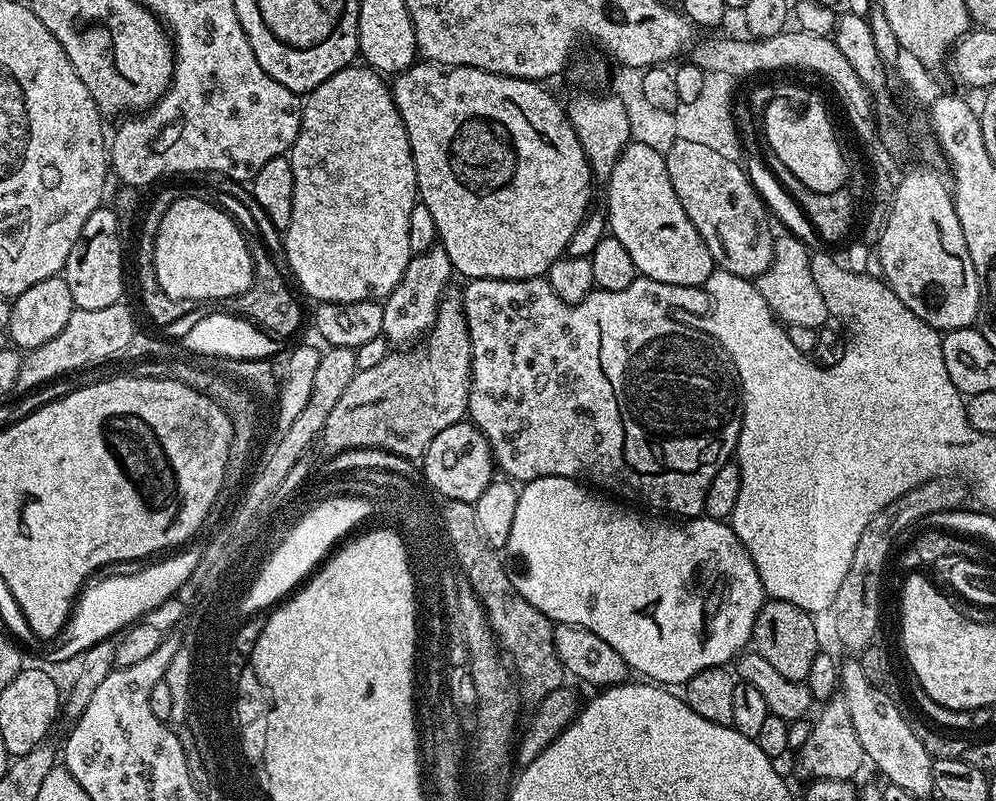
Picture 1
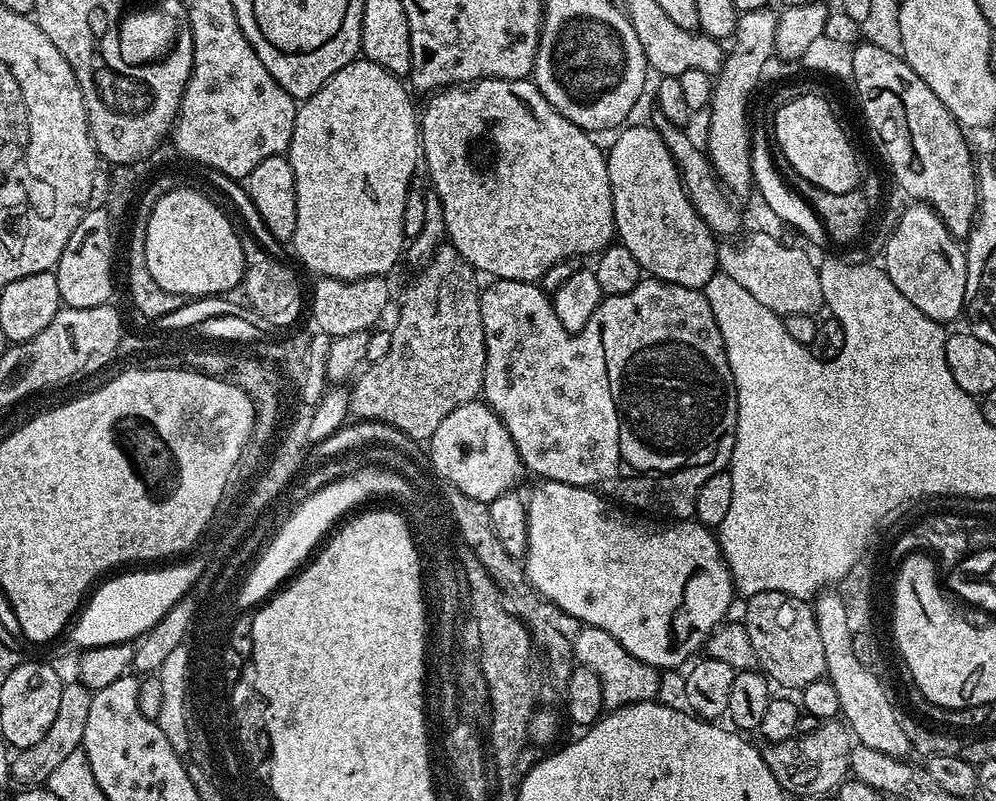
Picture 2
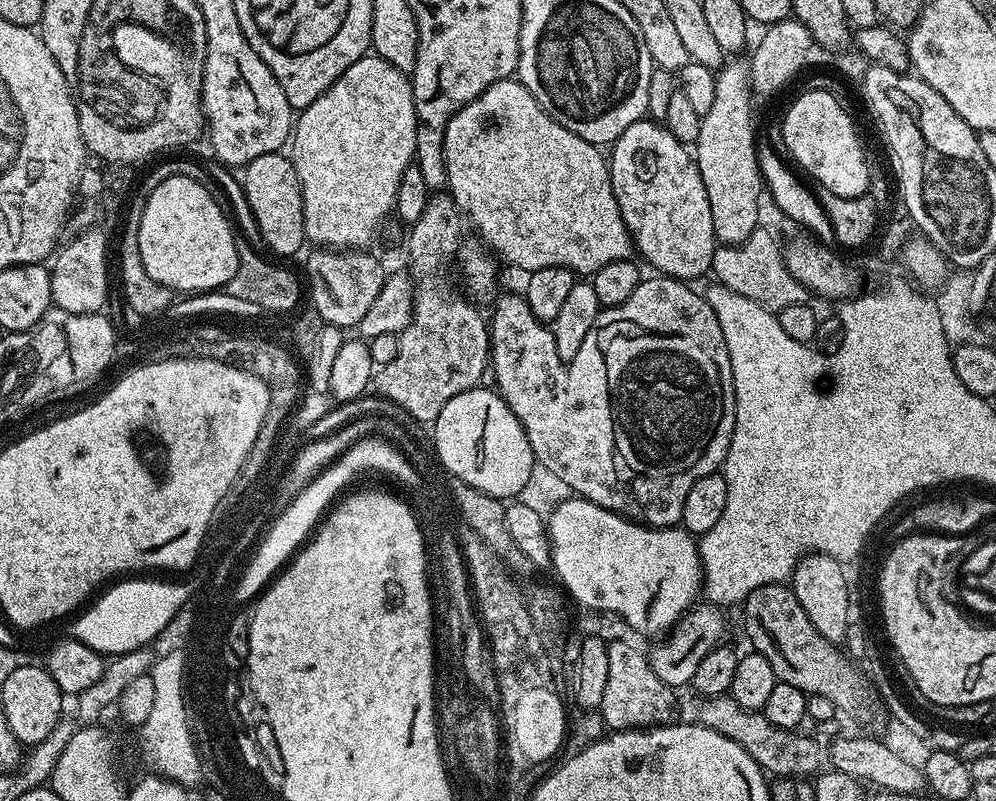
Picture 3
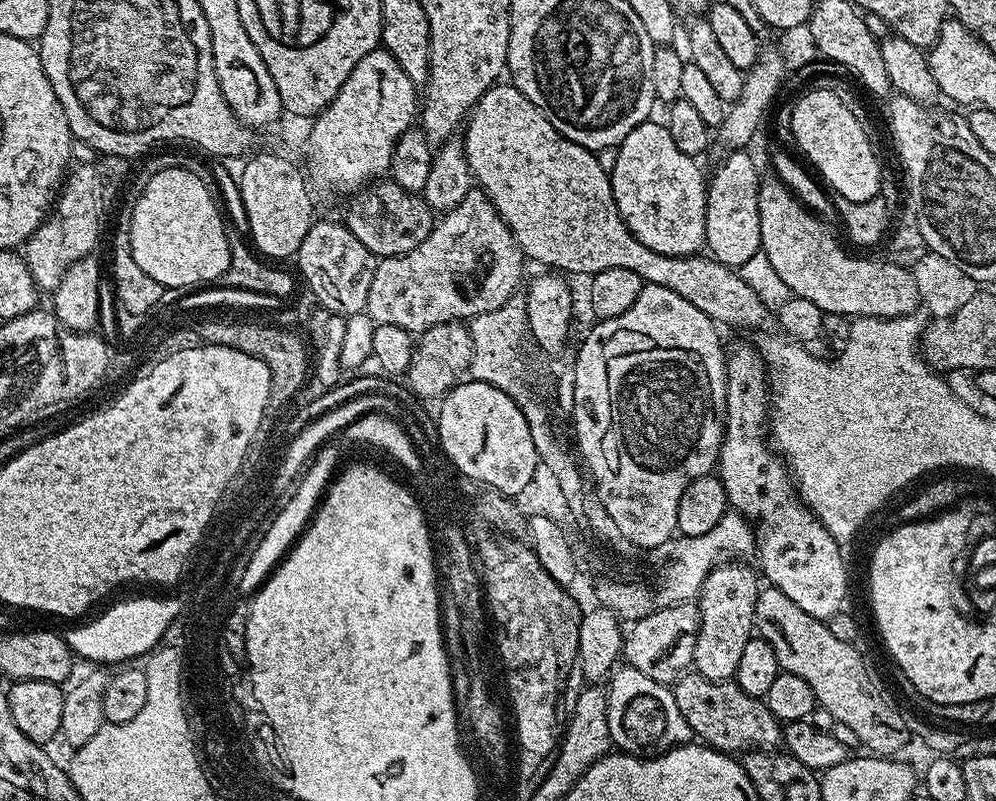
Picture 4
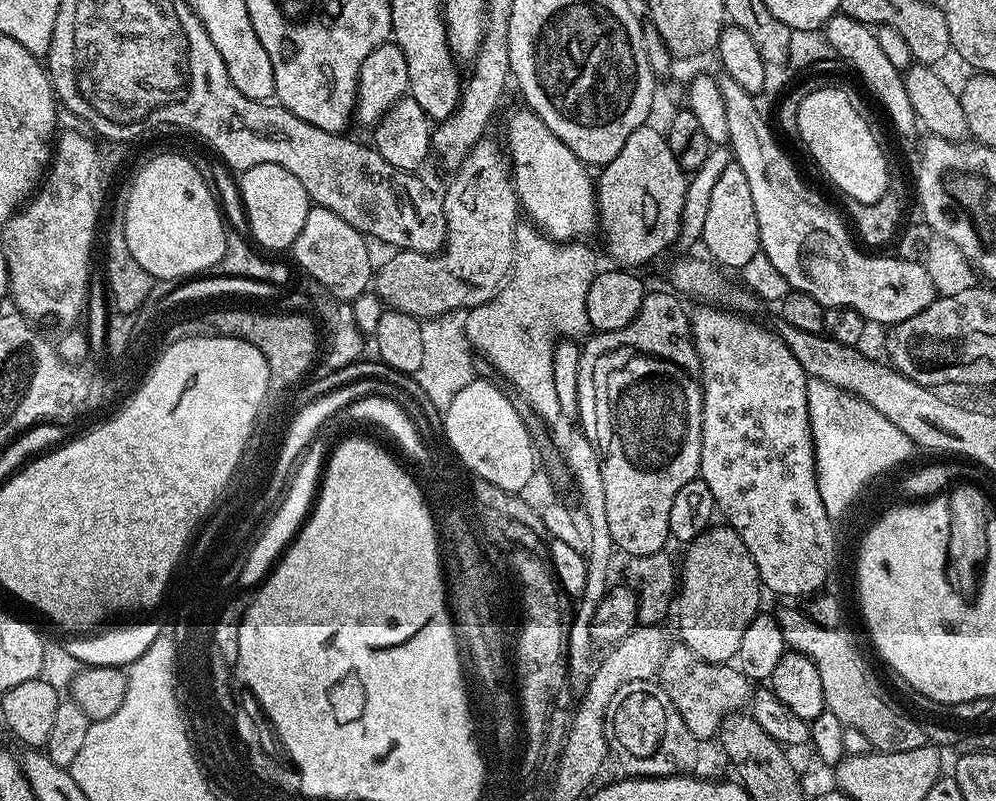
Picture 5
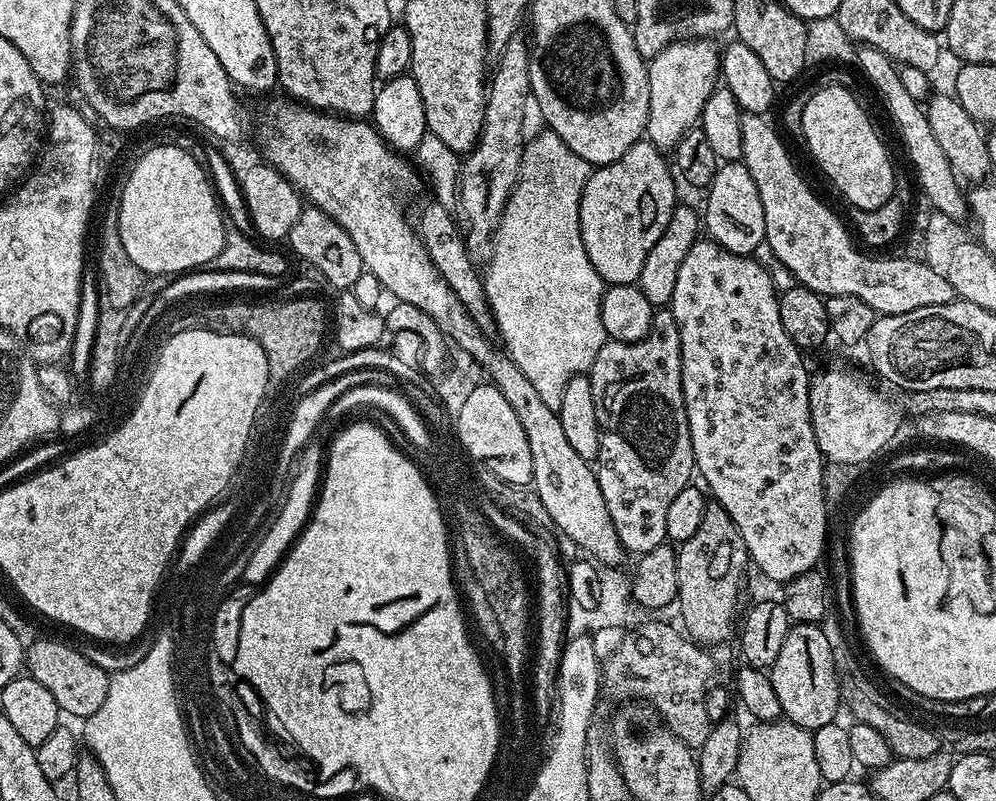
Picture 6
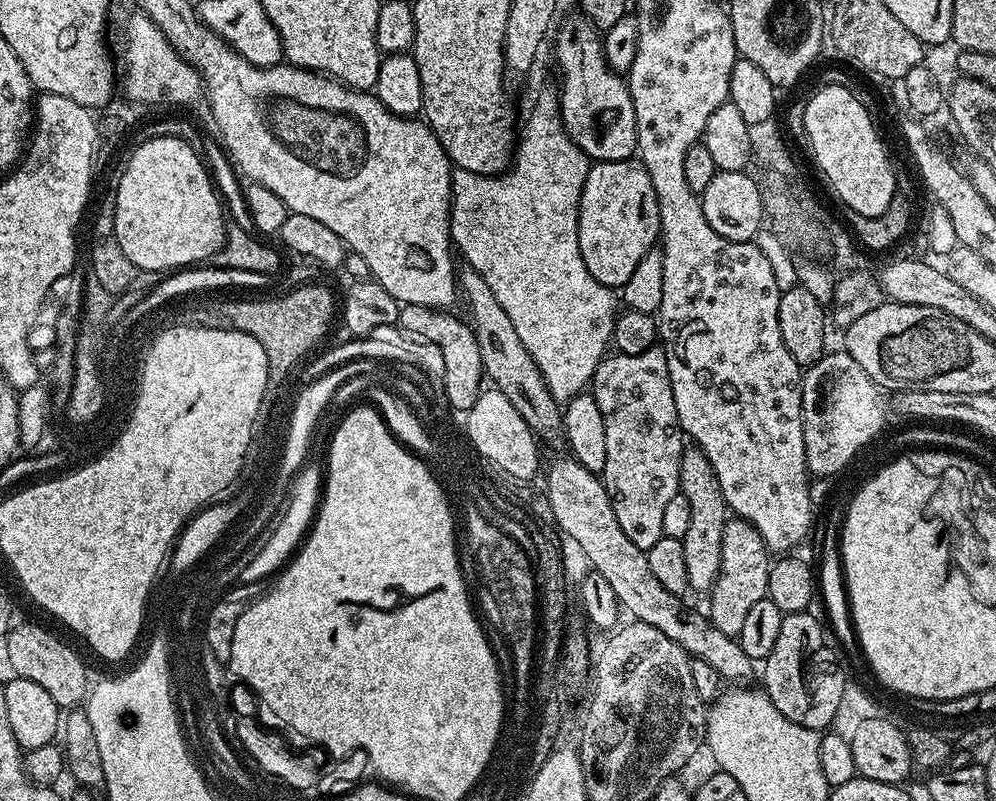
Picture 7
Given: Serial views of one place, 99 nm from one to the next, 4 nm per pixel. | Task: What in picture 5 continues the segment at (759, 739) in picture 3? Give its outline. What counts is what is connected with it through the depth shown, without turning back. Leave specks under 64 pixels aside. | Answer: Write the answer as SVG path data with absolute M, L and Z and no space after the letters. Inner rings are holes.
M683 642L671 645L668 657L659 672L658 683L664 688L670 702L674 702L678 714L682 714L682 718L690 726L690 734L694 734L701 742L707 742L711 736L713 739L719 733L725 716L747 709L751 705L754 691L753 681L749 680L739 667L731 663L706 662L695 656Z

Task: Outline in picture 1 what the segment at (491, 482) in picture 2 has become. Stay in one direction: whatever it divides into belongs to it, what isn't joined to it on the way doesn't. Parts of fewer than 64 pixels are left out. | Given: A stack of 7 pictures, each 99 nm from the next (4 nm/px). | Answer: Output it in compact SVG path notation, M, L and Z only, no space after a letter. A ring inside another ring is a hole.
M461 422L454 426L446 426L422 457L422 476L438 497L445 501L461 500L467 504L475 504L486 490L486 486L494 478L494 457L488 439L470 422Z

